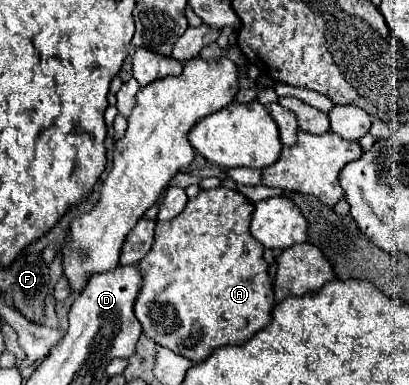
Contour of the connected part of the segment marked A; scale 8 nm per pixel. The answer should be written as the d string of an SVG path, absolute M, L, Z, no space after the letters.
M216 187L216 189L208 189L208 191L200 191L200 195L196 199L190 199L186 209L174 217L172 221L168 223L156 223L156 241L150 249L150 253L138 263L140 271L142 271L142 277L144 277L144 285L142 285L142 291L138 295L138 301L134 305L134 313L138 317L138 321L142 323L142 329L144 329L144 335L148 335L154 343L182 355L182 357L188 357L190 361L194 363L200 363L204 361L214 349L218 347L224 347L224 345L238 345L238 343L244 343L246 339L250 339L254 333L258 333L260 329L264 329L270 321L272 321L272 309L276 305L274 301L274 287L272 287L272 279L268 275L268 263L264 261L262 257L262 243L256 241L250 233L250 221L252 221L252 211L254 211L254 205L238 191L232 191L232 189L226 189L226 187Z

